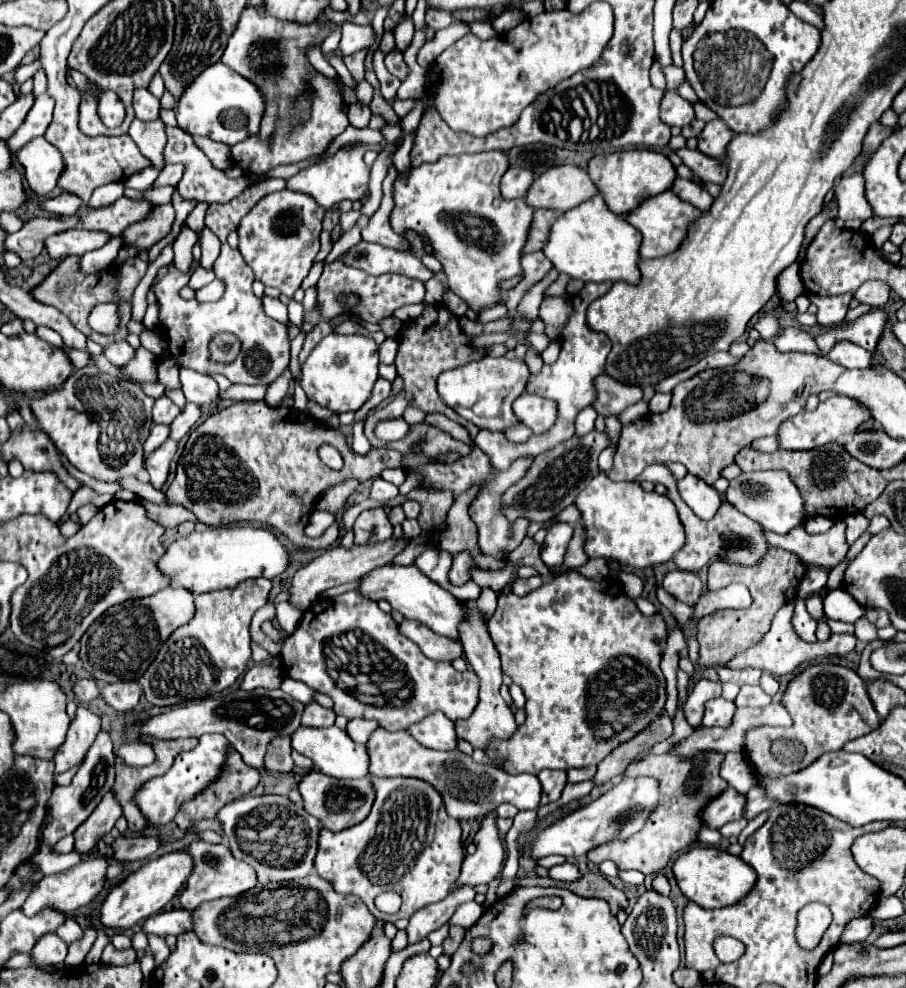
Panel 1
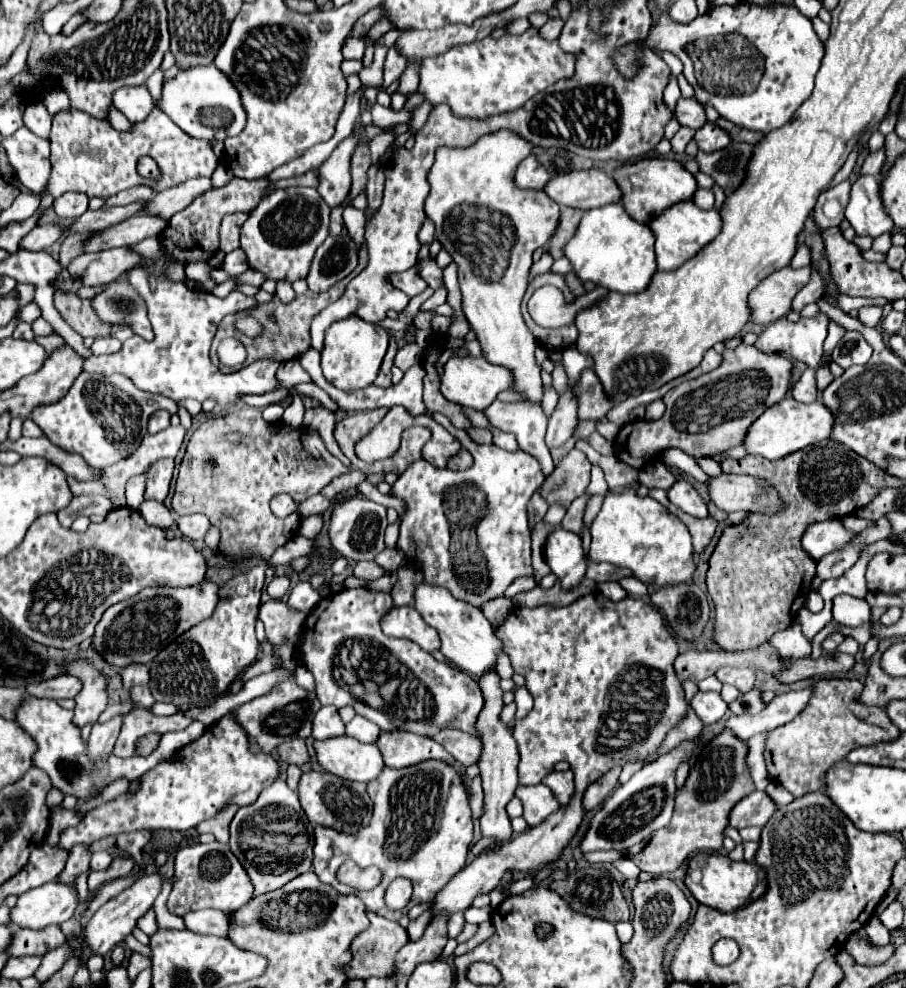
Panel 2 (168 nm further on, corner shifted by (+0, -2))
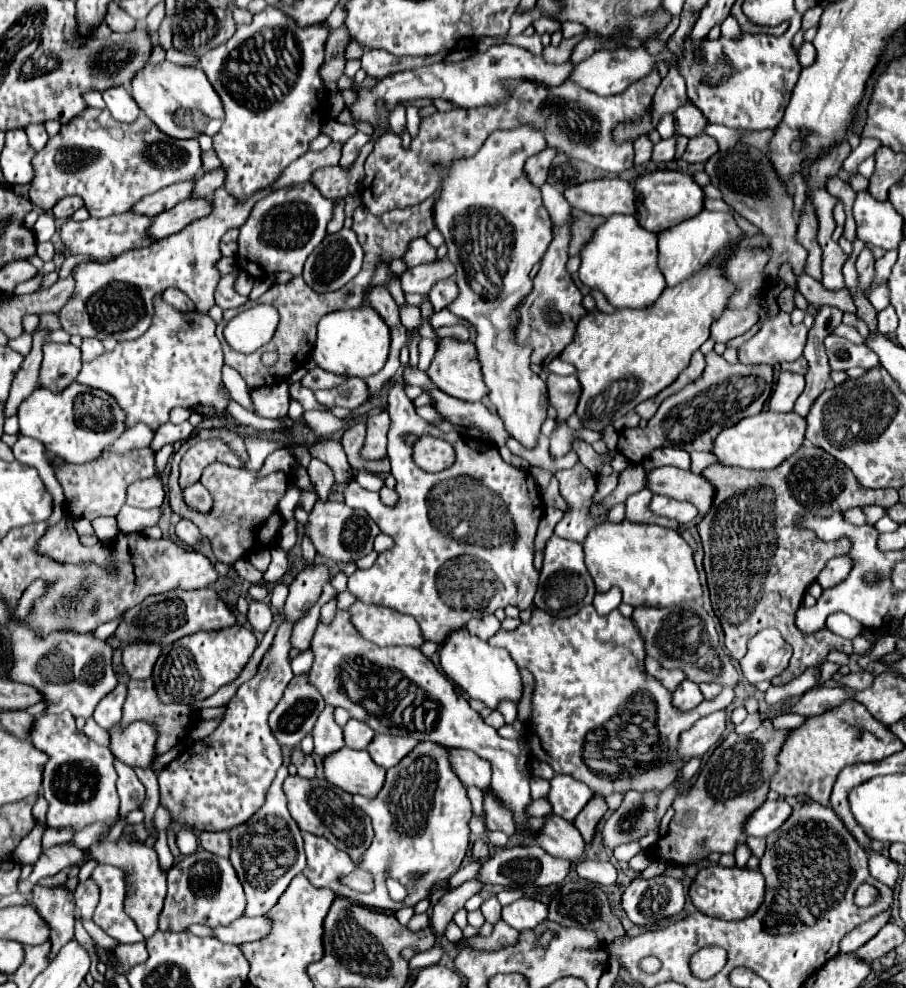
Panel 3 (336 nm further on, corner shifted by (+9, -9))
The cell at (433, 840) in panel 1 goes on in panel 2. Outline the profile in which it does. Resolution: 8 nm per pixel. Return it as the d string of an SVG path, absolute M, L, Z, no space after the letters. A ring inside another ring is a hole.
M423 761L415 767L403 767L399 771L391 771L389 767L385 767L375 781L367 783L367 795L373 799L375 807L373 819L365 829L357 831L355 835L347 835L333 831L331 827L315 827L313 871L323 883L335 887L339 893L357 895L369 911L399 921L399 917L413 905L435 899L435 895L449 883L449 879L465 867L469 845L473 841L473 821L467 803L467 787L463 785L463 779L459 771L455 771L455 767L447 767L447 763L439 761ZM347 859L353 859L359 867L379 867L383 871L383 881L371 891L357 891L341 885L335 873L337 867ZM391 873L393 879L407 877L413 883L413 897L399 911L387 909L383 899L391 883Z

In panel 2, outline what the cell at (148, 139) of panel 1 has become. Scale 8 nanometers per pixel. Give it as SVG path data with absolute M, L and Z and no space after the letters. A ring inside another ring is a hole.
M111 105L111 111L109 111L109 123L117 129L117 131L131 131L131 123L121 115L121 111L119 109L115 109L113 105Z

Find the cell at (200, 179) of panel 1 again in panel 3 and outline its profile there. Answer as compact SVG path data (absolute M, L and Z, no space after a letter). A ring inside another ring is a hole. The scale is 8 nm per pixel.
M86 108L82 114L62 124L60 132L36 154L36 176L28 196L34 206L46 212L66 196L80 196L90 216L102 218L122 214L140 198L170 184L196 180L200 166L202 150L198 140L170 138L144 114L132 124L120 124L108 110Z

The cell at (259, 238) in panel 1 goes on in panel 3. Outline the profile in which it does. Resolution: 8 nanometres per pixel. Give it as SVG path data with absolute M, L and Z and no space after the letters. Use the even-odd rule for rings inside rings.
M310 182L282 188L262 198L252 208L250 218L240 226L236 252L236 262L240 270L248 272L252 278L266 278L272 272L292 272L294 276L298 276L302 272L308 254L326 236L330 210L332 200L322 198L320 192Z

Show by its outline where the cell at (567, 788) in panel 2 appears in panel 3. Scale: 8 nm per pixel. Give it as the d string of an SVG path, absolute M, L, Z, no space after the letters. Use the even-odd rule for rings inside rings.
M556 774L550 780L550 792L546 798L548 798L554 814L572 822L592 796L594 796L594 792L586 784L574 780L566 774Z

